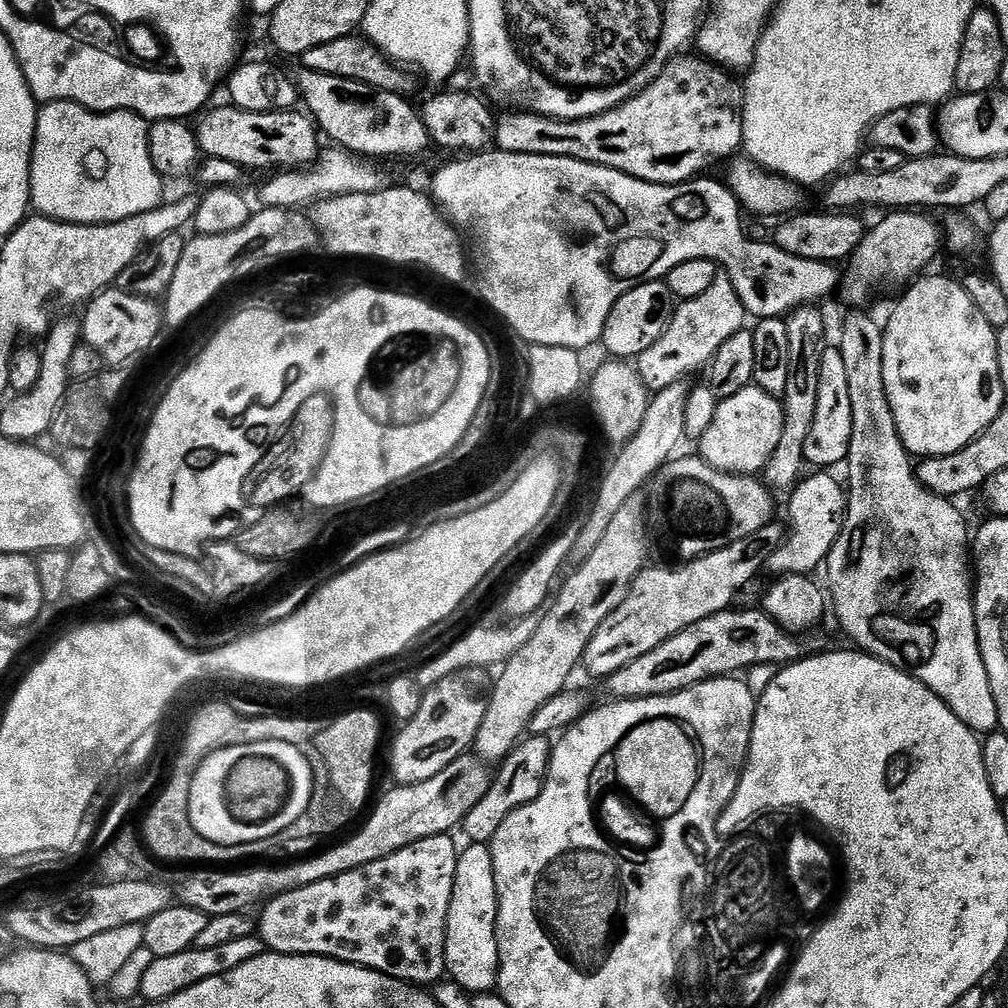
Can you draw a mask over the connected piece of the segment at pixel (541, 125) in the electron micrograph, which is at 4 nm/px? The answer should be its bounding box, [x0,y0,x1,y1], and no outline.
[495,55,744,184]

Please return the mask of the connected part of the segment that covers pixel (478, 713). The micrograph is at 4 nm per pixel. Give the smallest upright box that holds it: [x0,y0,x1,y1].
[392,679,487,785]

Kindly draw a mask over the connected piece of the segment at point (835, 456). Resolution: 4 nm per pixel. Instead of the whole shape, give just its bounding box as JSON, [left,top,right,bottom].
[804,347,852,470]

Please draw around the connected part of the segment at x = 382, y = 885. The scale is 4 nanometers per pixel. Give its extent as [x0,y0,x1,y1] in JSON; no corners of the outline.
[258,834,458,986]

